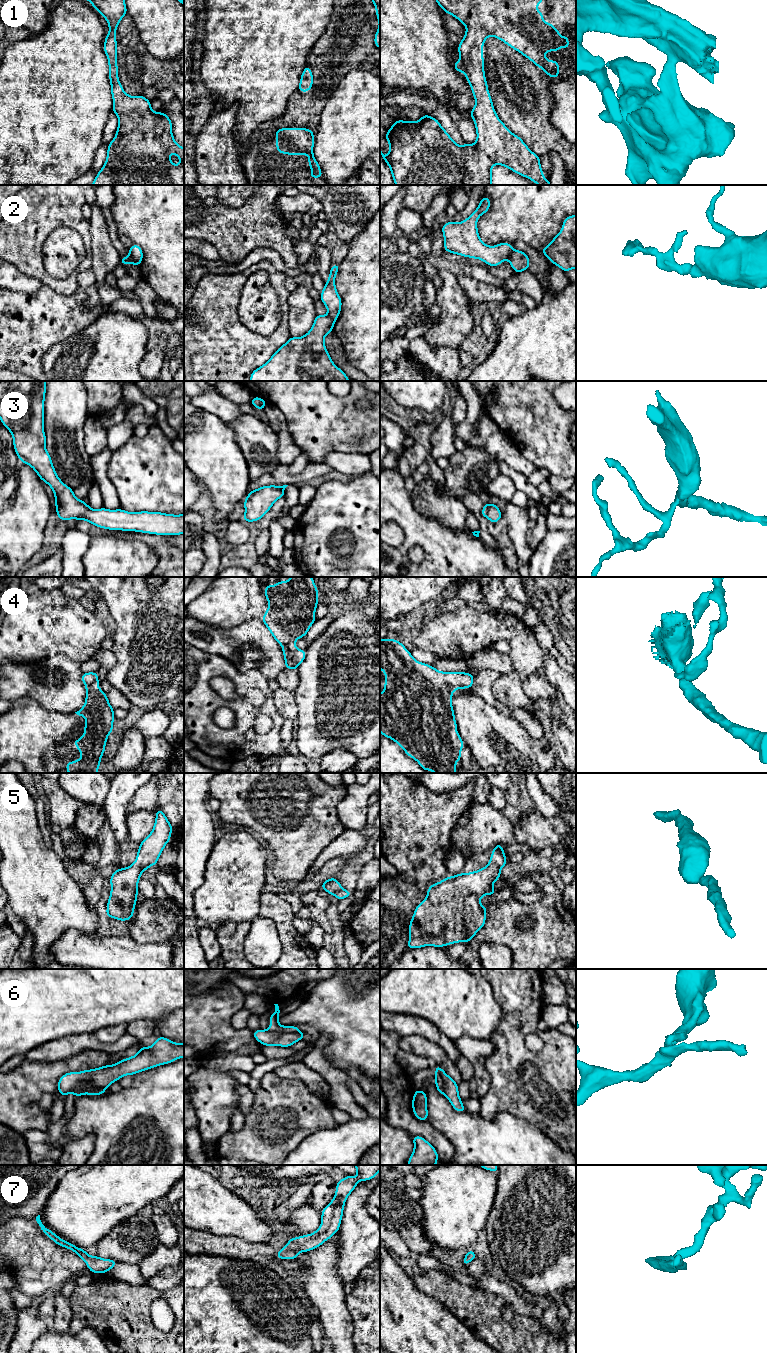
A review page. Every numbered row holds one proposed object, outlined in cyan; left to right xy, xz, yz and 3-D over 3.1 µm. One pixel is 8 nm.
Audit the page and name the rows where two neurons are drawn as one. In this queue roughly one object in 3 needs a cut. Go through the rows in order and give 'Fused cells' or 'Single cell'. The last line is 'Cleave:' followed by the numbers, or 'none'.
1: Single cell
2: Fused cells
3: Fused cells
4: Single cell
5: Single cell
6: Fused cells
7: Single cell
Cleave: 2, 3, 6

